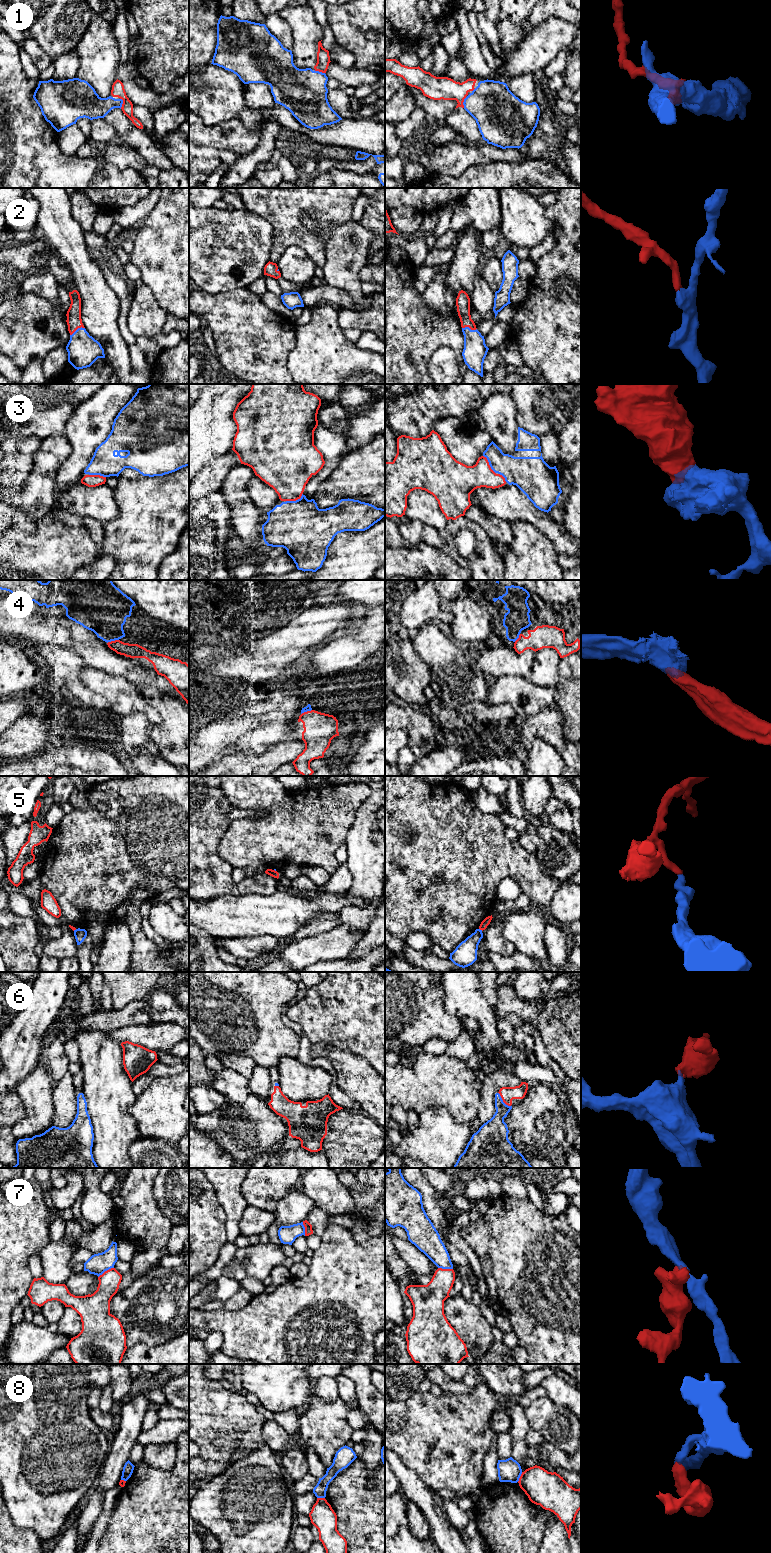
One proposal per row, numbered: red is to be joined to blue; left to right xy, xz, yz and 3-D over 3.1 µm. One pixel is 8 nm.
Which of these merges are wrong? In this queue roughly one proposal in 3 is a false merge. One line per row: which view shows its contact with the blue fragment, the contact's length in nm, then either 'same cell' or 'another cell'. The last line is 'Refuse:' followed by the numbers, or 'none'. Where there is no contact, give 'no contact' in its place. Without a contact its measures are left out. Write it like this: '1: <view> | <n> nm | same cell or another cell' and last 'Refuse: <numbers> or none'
1: xy | 90 nm | same cell
2: xy | 140 nm | same cell
3: xz | 150 nm | same cell
4: xy | 100 nm | another cell
5: yz | 40 nm | another cell
6: yz | 160 nm | same cell
7: xy | 150 nm | another cell
8: yz | 90 nm | another cell
Refuse: 4, 5, 7, 8

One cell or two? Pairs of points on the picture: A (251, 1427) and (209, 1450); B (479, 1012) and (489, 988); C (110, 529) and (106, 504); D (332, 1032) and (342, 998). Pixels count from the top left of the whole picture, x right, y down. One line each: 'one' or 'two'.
A: one
B: two
C: two
D: one

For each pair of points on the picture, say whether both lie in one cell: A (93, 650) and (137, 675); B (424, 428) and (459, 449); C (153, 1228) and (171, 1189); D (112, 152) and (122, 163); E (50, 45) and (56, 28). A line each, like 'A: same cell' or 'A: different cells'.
A: same cell
B: different cells
C: different cells
D: same cell
E: same cell

